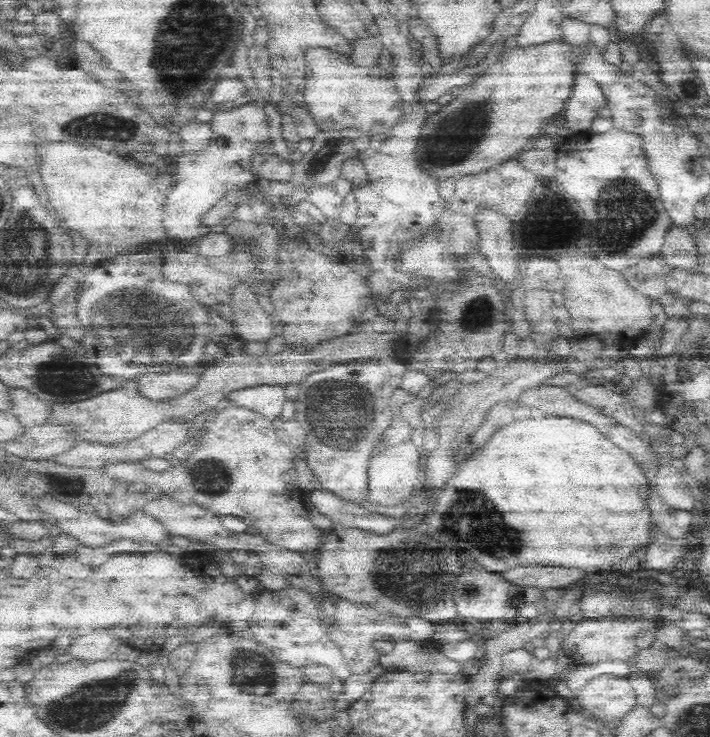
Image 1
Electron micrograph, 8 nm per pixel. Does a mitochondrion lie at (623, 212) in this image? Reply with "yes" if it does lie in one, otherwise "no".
yes

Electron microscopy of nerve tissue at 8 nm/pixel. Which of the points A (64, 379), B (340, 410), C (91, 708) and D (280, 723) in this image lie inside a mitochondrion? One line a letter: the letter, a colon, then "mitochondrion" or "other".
A: mitochondrion
B: mitochondrion
C: mitochondrion
D: other

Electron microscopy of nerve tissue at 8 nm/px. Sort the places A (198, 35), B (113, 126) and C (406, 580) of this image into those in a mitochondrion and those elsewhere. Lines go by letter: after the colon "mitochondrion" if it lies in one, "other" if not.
A: mitochondrion
B: mitochondrion
C: mitochondrion

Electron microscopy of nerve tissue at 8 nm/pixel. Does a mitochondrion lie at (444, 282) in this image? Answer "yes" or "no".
no

